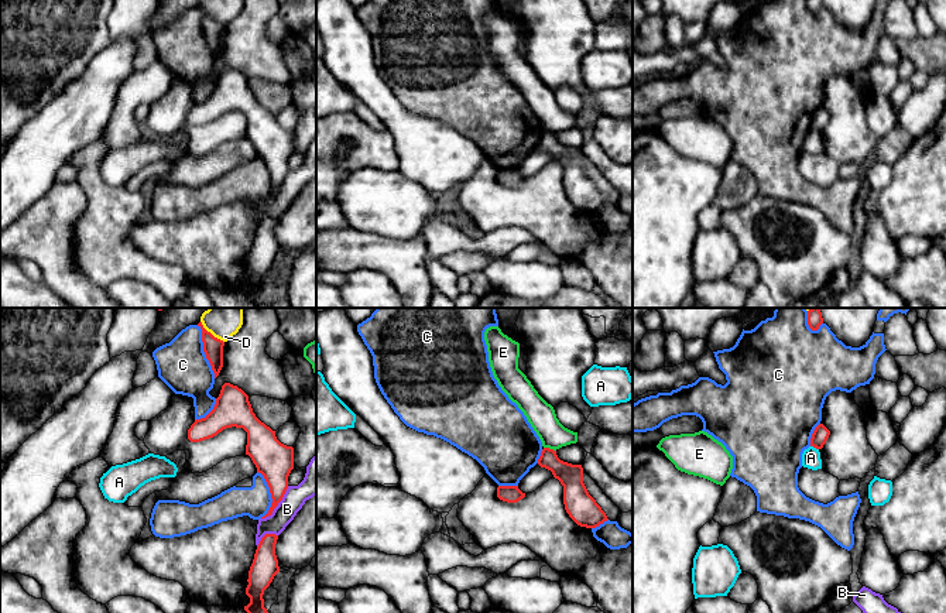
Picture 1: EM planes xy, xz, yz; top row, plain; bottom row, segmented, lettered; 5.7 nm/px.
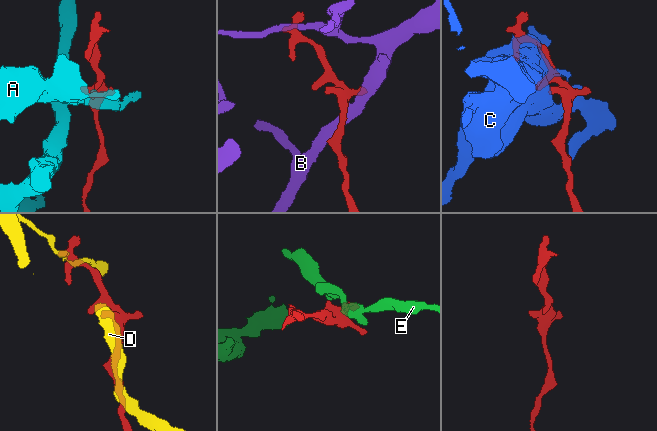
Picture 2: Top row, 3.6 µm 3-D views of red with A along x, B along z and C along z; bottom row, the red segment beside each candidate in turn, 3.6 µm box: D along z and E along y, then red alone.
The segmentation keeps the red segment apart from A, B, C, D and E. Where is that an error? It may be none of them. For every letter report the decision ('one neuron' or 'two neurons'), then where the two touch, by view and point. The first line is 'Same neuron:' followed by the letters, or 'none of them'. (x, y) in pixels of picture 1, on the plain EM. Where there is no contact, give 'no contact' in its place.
Same neuron: none of them
A: two neurons; meets red in yz at (815, 130)
B: two neurons; meets red in xy at (277, 188)
C: two neurons; meets red in xy at (204, 34)
D: two neurons; meets red in xy at (209, 16)
E: two neurons; meets red in xz at (548, 132)

